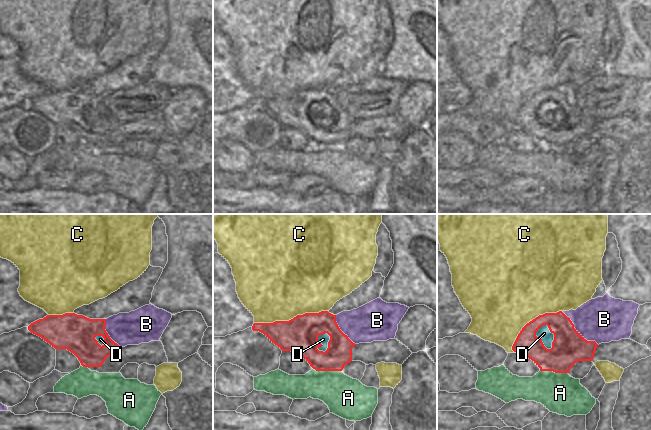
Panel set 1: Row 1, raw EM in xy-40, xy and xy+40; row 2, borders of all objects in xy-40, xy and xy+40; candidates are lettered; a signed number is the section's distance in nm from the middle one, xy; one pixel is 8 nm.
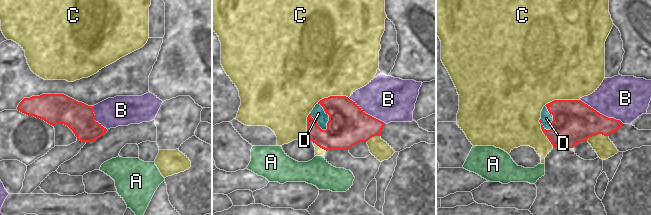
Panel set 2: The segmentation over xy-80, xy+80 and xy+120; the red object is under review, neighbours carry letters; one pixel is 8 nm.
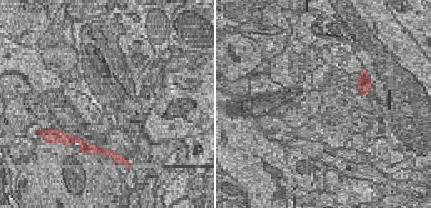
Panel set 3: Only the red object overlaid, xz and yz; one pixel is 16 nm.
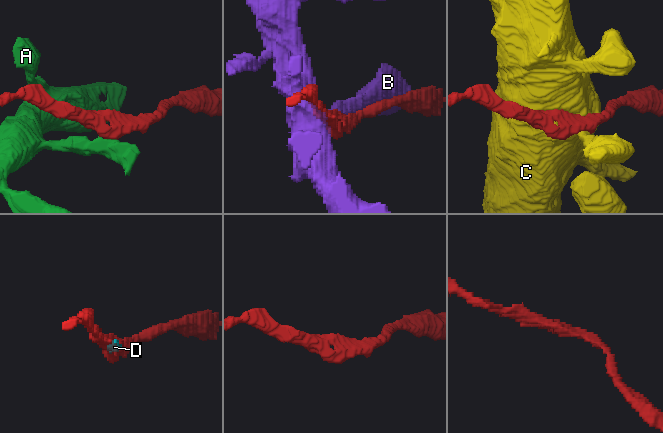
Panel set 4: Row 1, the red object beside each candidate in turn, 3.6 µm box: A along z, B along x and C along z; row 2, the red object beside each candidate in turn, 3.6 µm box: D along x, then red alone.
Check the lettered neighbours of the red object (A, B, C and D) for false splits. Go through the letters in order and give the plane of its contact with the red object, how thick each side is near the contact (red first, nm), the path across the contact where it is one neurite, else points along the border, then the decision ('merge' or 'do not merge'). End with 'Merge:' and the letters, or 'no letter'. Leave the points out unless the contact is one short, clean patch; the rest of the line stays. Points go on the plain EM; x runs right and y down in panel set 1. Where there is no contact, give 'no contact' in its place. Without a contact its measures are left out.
A: meets red in xy+40; 280 nm thick on the red side, 320 nm on the other; do not merge
B: meets red in xy+40; 280 nm thick on the red side, 360 nm on the other; do not merge
C: meets red in xy; 300 nm thick on the red side, 480 nm on the other; do not merge
D: meets red in xy+40; 280 nm thick on the red side, 100 nm on the other; runs through xy+40 (568, 123), (565, 123), (554, 112), (547, 112), (544, 109); merge
Merge: D

